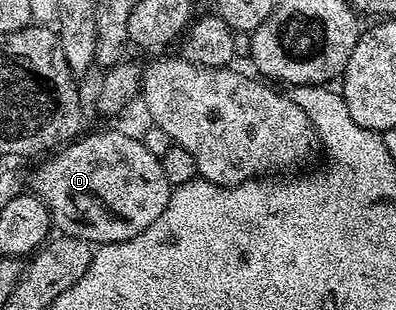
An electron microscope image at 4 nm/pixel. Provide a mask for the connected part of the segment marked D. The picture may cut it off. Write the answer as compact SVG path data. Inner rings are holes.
M95 131L67 143L49 157L42 167L34 169L35 179L30 188L47 204L50 220L60 234L87 240L94 245L125 243L131 237L144 234L169 207L173 186L163 174L159 156L150 153L140 138L133 136L132 139L121 131Z

